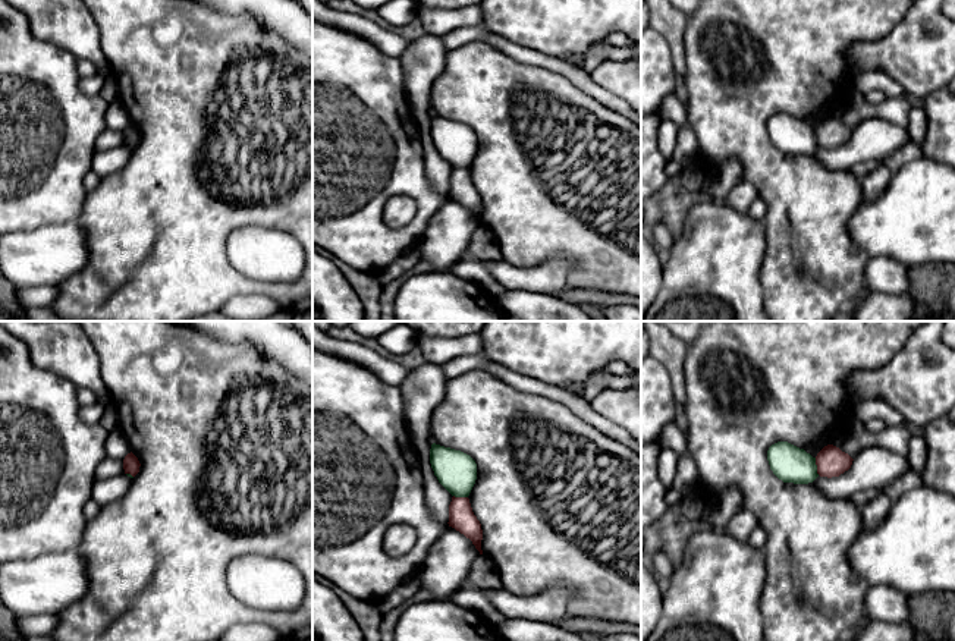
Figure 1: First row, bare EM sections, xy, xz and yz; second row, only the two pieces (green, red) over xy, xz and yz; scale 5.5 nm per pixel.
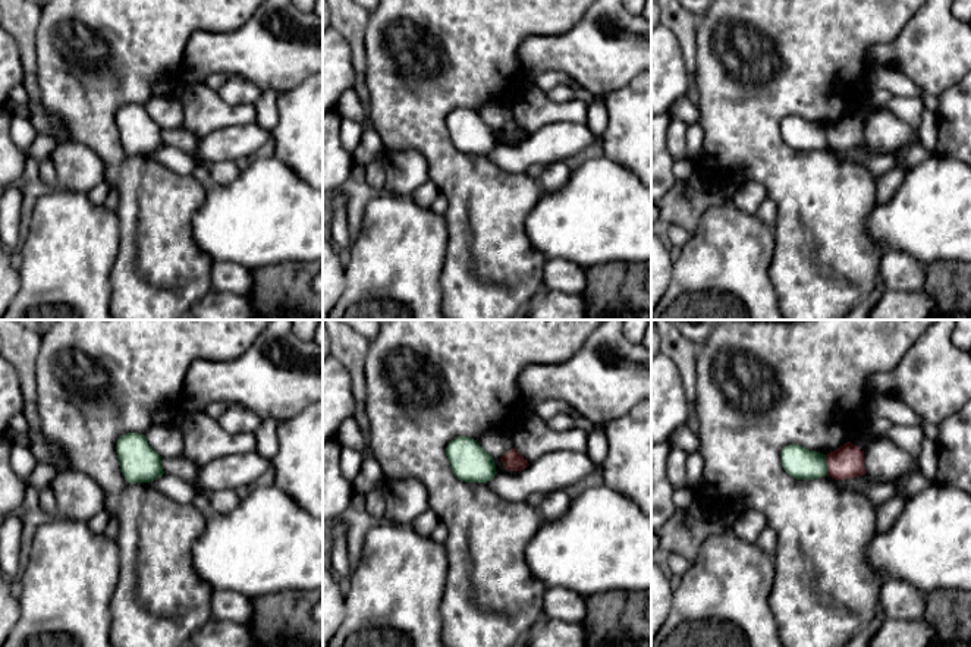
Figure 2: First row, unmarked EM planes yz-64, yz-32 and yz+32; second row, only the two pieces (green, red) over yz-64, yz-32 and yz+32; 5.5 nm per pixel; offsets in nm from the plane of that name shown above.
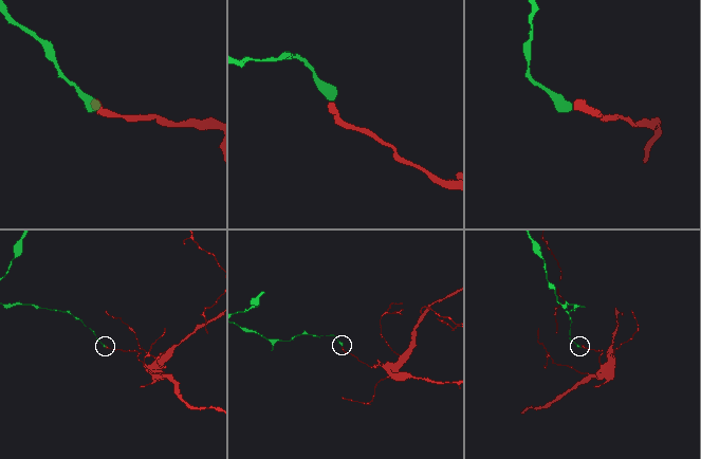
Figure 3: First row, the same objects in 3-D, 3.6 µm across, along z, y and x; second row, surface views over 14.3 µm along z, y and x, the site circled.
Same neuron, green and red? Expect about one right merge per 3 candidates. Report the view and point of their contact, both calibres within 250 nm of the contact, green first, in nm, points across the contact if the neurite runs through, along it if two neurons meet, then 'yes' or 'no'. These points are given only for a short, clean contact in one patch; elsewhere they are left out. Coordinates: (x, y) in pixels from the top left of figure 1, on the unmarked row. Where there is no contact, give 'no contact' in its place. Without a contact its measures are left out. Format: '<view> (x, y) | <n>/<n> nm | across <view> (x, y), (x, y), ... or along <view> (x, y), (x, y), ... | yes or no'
yz (816, 138) | 200/170 nm | no

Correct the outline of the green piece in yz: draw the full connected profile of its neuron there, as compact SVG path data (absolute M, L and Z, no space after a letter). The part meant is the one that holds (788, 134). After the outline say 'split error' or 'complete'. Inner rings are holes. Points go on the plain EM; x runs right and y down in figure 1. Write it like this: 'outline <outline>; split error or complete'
outline M777 113L767 122L773 145L783 154L808 155L817 145L816 129L788 113Z; complete

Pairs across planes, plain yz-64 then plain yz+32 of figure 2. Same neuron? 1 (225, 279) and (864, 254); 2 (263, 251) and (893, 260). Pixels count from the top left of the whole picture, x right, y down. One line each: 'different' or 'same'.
1: different
2: different

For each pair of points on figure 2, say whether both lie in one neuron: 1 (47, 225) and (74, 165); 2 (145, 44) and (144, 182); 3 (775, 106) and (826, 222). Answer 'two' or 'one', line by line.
1: two
2: one
3: one

